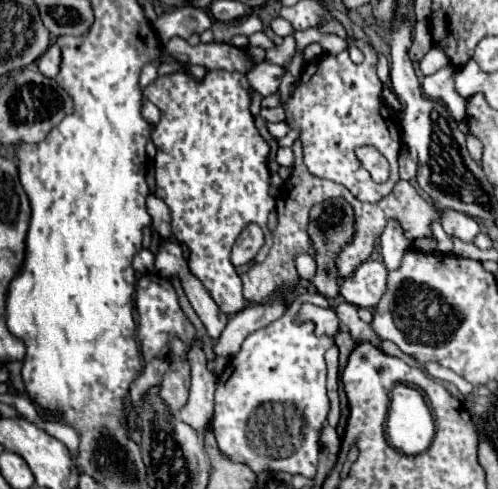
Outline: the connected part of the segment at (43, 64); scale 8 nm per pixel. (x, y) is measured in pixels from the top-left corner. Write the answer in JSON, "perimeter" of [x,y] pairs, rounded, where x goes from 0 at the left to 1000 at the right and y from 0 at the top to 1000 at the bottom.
{"perimeter":[[[100,90],[100,98],[76,119],[72,131],[88,155],[108,160],[120,143],[120,98],[112,90]]]}

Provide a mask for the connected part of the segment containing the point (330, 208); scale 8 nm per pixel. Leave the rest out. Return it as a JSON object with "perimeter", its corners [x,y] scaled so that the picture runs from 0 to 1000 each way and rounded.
{"perimeter":[[[663,405],[651,409],[643,417],[635,417],[622,429],[622,454],[618,454],[618,483],[622,483],[622,499],[631,511],[631,532],[635,532],[635,560],[622,573],[622,581],[639,593],[639,601],[655,605],[655,609],[675,609],[683,581],[679,581],[679,548],[675,548],[675,532],[687,515],[691,503],[699,503],[707,495],[715,479],[715,462],[711,462],[711,429],[707,421],[691,409],[691,405]]]}

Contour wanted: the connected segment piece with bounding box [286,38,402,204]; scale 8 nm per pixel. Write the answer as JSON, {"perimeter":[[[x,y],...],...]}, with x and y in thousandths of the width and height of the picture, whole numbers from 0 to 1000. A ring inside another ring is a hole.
{"perimeter":[[[703,82],[731,106],[731,127],[711,131],[699,106],[683,110],[651,110],[635,127],[622,127],[594,172],[586,200],[574,209],[574,249],[586,262],[602,262],[602,290],[610,299],[610,335],[614,344],[639,360],[695,380],[719,409],[727,413],[759,413],[775,397],[787,393],[799,364],[799,315],[807,303],[803,254],[791,233],[791,278],[779,266],[779,241],[787,237],[767,209],[767,168],[755,151],[759,110],[747,94],[727,82]],[[715,299],[755,299],[783,331],[783,376],[755,376],[743,356],[727,344],[719,323],[711,319]]]}

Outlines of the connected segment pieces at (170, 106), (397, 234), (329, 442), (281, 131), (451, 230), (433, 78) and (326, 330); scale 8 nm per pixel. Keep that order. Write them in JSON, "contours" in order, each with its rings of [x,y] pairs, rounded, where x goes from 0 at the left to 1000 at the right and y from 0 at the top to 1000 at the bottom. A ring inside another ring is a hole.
{"contours":[[[[422,143],[406,168],[390,168],[369,147],[317,155],[313,168],[293,176],[285,192],[321,225],[321,249],[305,270],[313,294],[313,397],[337,417],[345,438],[345,483],[373,499],[382,511],[378,548],[410,589],[422,597],[430,618],[450,642],[474,642],[490,630],[486,577],[474,548],[462,536],[462,507],[478,479],[502,454],[534,466],[538,438],[550,429],[550,405],[538,397],[542,350],[534,323],[542,301],[518,274],[510,237],[502,229],[506,180],[486,147]]],[[[779,450],[767,483],[763,483],[763,515],[779,552],[795,552],[803,544],[807,524],[823,511],[827,495],[811,483],[811,470],[799,450]]],[[[651,867],[647,883],[643,883],[643,904],[647,904],[647,912],[659,916],[667,928],[679,928],[679,920],[683,920],[683,896],[679,896],[679,888],[675,888],[675,879],[671,879],[667,871]]],[[[532,247],[532,254],[550,284],[564,284],[578,274],[582,268],[582,260],[576,256],[574,249],[560,249],[560,252],[544,252]]],[[[892,429],[888,466],[896,470],[896,479],[924,487],[928,495],[952,495],[952,487],[964,479],[964,462],[952,446],[940,446],[936,438],[916,438],[912,429]]],[[[896,135],[888,139],[884,147],[876,151],[863,151],[847,164],[847,184],[859,200],[867,204],[880,204],[880,209],[892,209],[896,221],[904,225],[908,241],[912,245],[932,245],[932,217],[936,217],[936,204],[912,184],[912,168],[908,168],[908,135]]],[[[622,620],[606,624],[594,646],[594,658],[627,656],[633,663],[633,683],[671,689],[683,673],[683,654],[665,630],[645,630]]]]}

